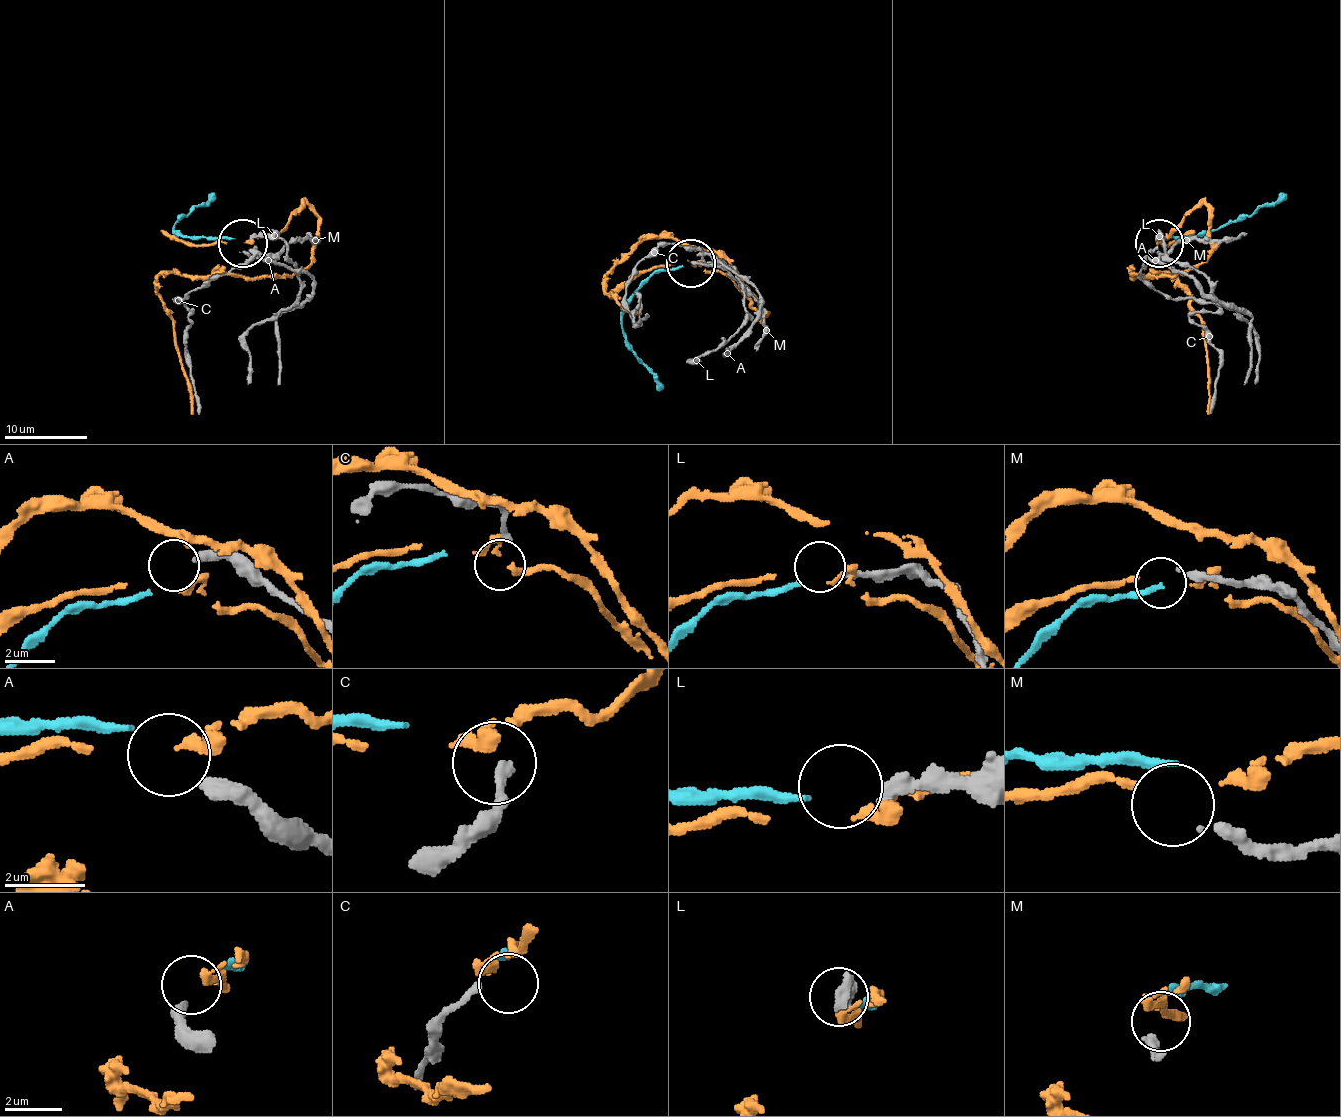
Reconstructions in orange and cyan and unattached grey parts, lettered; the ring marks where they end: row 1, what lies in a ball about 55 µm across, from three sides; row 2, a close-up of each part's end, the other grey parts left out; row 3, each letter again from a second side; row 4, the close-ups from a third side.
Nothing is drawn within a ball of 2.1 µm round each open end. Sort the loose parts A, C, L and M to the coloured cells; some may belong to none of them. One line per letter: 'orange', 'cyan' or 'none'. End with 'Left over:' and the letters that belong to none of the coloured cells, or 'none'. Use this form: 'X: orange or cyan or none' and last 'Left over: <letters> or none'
A: none
C: none
L: cyan
M: none
Left over: A, C, M

